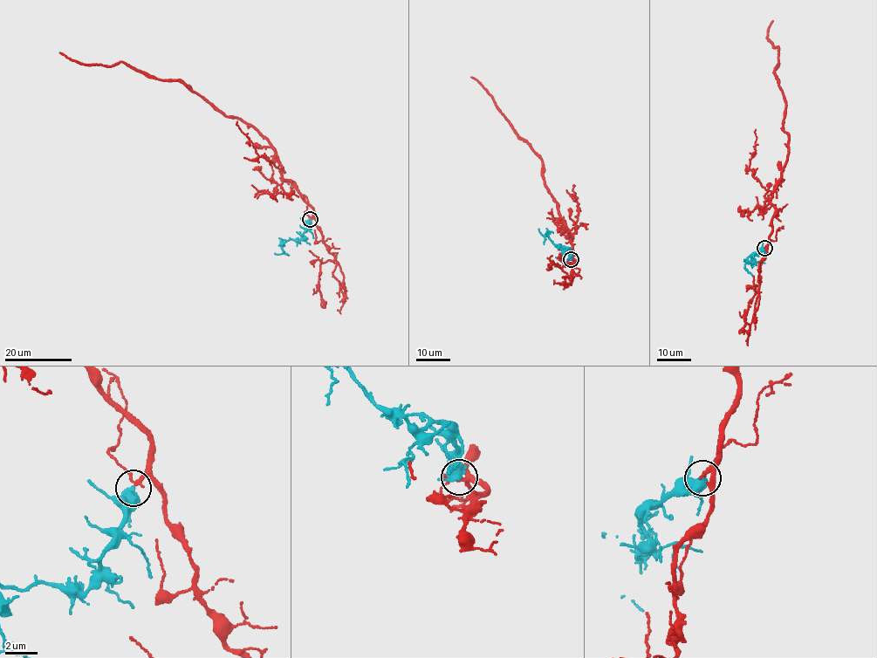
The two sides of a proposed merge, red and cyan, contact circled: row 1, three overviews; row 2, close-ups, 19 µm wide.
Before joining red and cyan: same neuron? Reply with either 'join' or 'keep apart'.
join

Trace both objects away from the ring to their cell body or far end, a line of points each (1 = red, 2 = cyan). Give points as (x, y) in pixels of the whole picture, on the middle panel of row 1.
1: (572, 259), (577, 262), (570, 238), (572, 236), (546, 187), (541, 161), (517, 136), (486, 90), (470, 77)
2: (571, 258), (568, 249), (554, 245), (548, 232), (544, 236), (538, 229)

